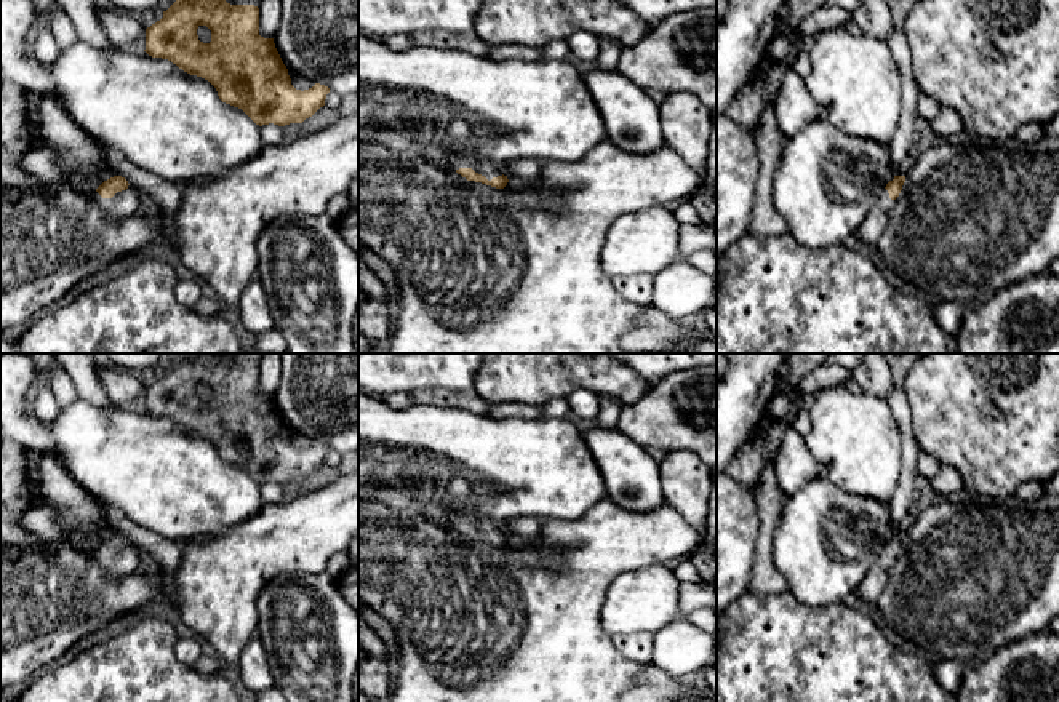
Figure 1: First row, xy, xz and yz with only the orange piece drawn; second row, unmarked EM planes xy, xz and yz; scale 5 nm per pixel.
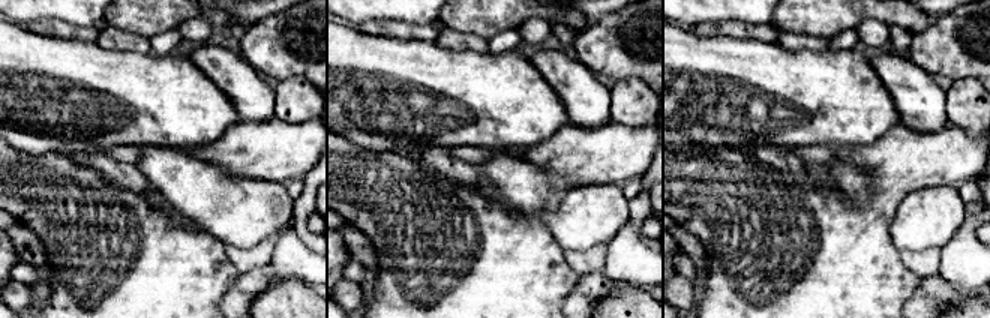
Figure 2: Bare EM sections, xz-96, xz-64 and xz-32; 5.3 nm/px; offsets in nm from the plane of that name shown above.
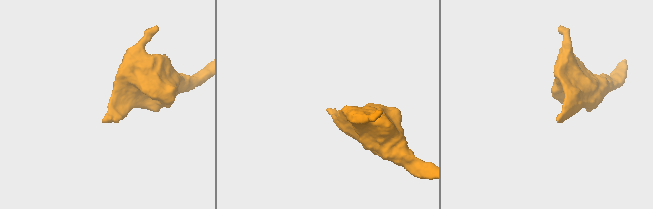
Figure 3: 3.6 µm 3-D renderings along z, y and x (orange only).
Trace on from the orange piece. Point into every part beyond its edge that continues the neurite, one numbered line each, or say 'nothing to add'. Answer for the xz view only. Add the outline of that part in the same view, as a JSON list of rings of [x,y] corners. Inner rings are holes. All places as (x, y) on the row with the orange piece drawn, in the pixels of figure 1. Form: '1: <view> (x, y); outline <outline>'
1: xz (490, 170); outline [[[454,157],[451,162],[453,170],[472,168],[475,173],[485,176],[488,181],[502,176],[501,166],[493,162],[478,160],[472,157]]]

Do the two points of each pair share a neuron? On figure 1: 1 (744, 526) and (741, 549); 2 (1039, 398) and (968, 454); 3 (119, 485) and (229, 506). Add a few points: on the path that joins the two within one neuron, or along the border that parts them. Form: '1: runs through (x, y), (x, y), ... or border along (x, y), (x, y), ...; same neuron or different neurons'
1: runs through (741, 531), (741, 544); same neuron
2: runs through (1021, 405), (986, 437); same neuron
3: runs through (146, 485), (176, 485), (184, 491), (202, 491); same neuron

